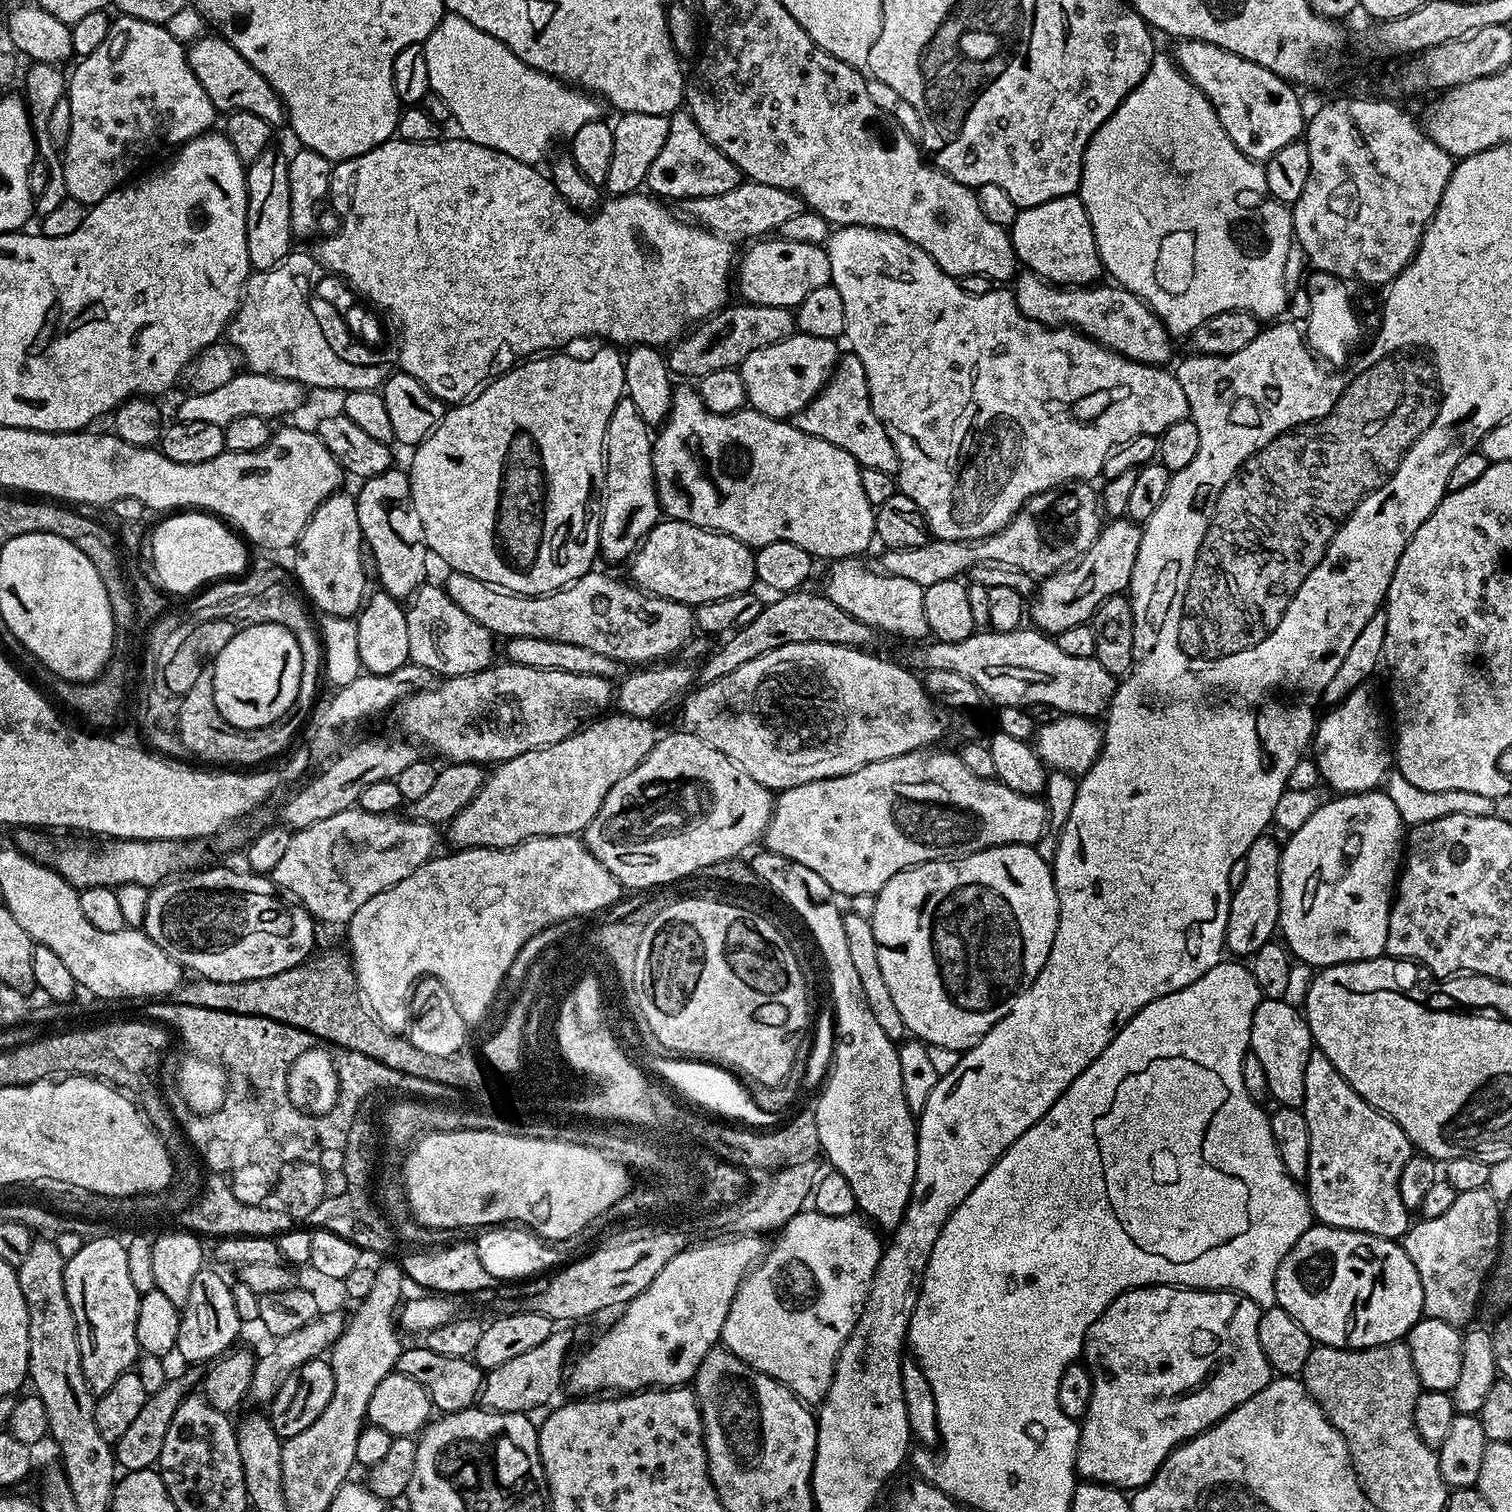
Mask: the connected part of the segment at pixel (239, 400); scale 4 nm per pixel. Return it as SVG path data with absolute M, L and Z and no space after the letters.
M245 371L237 373L223 386L218 386L218 390L188 394L188 397L177 406L175 419L179 422L214 422L214 426L222 429L245 414L274 420L276 416L294 411L301 404L304 395L306 395L304 386L294 380Z

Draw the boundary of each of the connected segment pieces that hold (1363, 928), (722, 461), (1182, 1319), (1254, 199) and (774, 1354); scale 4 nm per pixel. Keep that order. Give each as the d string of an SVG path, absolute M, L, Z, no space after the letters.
M1387 791L1336 794L1331 798L1325 804L1324 801L1317 803L1314 814L1283 841L1280 850L1278 932L1284 935L1283 943L1297 961L1316 964L1317 969L1385 955L1390 910L1406 855L1406 825Z
M677 387L672 393L672 409L668 417L660 425L652 441L652 465L654 466L654 482L656 483L656 497L665 517L681 520L699 528L709 528L712 532L721 532L727 536L738 538L753 549L766 546L770 542L794 542L794 546L802 546L813 558L825 556L828 562L846 560L859 557L859 552L867 550L876 540L876 509L870 502L866 502L866 494L862 491L862 474L860 463L846 450L826 442L822 438L814 438L796 428L795 423L775 420L761 412L741 410L730 414L714 414L706 410L695 387Z
M1154 1284L1147 1288L1131 1288L1123 1292L1105 1312L1096 1319L1092 1329L1088 1331L1086 1345L1086 1367L1092 1373L1092 1401L1088 1413L1082 1418L1080 1424L1080 1445L1076 1451L1076 1471L1085 1481L1098 1484L1111 1484L1121 1490L1135 1490L1143 1488L1155 1478L1156 1472L1164 1464L1175 1448L1194 1439L1199 1432L1213 1428L1215 1424L1231 1416L1241 1404L1257 1396L1270 1379L1268 1359L1258 1340L1258 1324L1261 1309L1253 1300L1246 1298L1241 1292L1227 1290L1201 1290L1199 1288L1182 1288L1171 1284Z
M1163 54L1157 55L1152 61L1150 70L1146 74L1146 78L1142 78L1142 82L1135 90L1133 90L1124 101L1118 106L1118 110L1110 117L1108 121L1097 130L1096 133L1090 138L1090 142L1084 151L1084 165L1082 166L1082 178L1080 179L1079 198L1086 206L1086 214L1090 218L1090 226L1094 230L1094 238L1098 246L1098 254L1100 255L1100 263L1103 271L1108 272L1113 276L1115 283L1119 287L1125 288L1127 292L1132 292L1147 304L1156 317L1164 324L1165 328L1172 333L1173 337L1180 338L1180 336L1187 337L1195 328L1202 326L1202 322L1206 322L1206 318L1214 318L1214 314L1222 314L1223 312L1249 312L1252 316L1256 317L1261 322L1272 322L1277 319L1276 316L1280 311L1287 309L1290 304L1290 291L1284 285L1284 267L1288 264L1288 255L1291 254L1292 248L1294 252L1294 233L1292 230L1292 213L1289 205L1281 204L1272 195L1269 195L1266 174L1263 167L1257 161L1250 159L1246 154L1242 154L1242 150L1238 150L1238 146L1234 146L1234 142L1230 138L1230 134L1226 134L1226 130L1222 126L1222 122L1218 122L1218 114L1212 109L1212 104L1205 98L1200 91L1194 87L1188 79L1185 78L1183 72L1176 67L1171 59L1168 60Z
M801 1210L795 1216L791 1216L787 1224L779 1229L778 1235L780 1237L773 1244L771 1241L770 1247L765 1251L764 1259L755 1265L745 1276L744 1281L740 1283L734 1302L730 1306L730 1314L726 1314L726 1322L722 1326L720 1339L723 1347L738 1358L742 1358L742 1362L746 1362L759 1372L770 1374L778 1382L785 1384L790 1391L796 1393L801 1400L805 1402L813 1402L812 1400L820 1402L823 1401L824 1395L828 1393L828 1387L832 1385L832 1375L836 1373L836 1360L840 1357L842 1346L850 1338L850 1334L864 1309L864 1303L874 1278L874 1270L880 1261L882 1240L876 1237L878 1235L877 1229L871 1223L861 1219L859 1215L827 1216L815 1210Z

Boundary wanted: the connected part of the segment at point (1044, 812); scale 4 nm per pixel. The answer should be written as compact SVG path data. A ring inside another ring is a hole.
M934 750L908 752L905 756L895 756L894 758L886 758L882 762L864 764L858 770L845 776L815 780L814 782L806 782L802 786L783 789L775 797L774 811L768 823L768 829L764 831L762 837L763 847L774 854L782 854L794 862L802 862L802 866L810 866L810 870L814 870L814 874L818 874L818 878L822 878L822 882L831 886L833 893L839 894L841 897L844 895L844 898L851 898L862 894L875 896L877 892L882 890L882 886L886 886L886 882L890 882L890 878L894 878L894 874L912 868L916 864L968 856L972 852L981 852L1003 844L1039 845L1040 835L1048 828L1048 809L1043 799L1018 794L1014 790L1010 790L1010 786L1000 783L997 779L979 780L977 776L970 774L970 770L966 770L966 766L962 766L959 755L952 753L951 756L948 752L930 751Z

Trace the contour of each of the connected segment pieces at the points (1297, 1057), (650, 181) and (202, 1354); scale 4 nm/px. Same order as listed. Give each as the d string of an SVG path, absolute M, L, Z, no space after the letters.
M1261 999L1250 1026L1250 1050L1266 1070L1269 1097L1285 1108L1303 1109L1306 1094L1306 1062L1314 1051L1312 1035L1301 1009L1287 999Z
M681 110L668 117L666 142L662 145L658 158L654 158L646 181L649 193L660 198L669 196L673 202L679 202L699 196L726 194L726 190L734 190L734 186L741 183L742 174L738 166L734 166L734 162L730 162L730 158L726 158L718 146L709 142L690 113Z
M201 1268L198 1278L194 1278L194 1286L190 1286L190 1298L184 1303L180 1313L178 1342L175 1347L180 1352L180 1360L189 1365L204 1366L224 1356L233 1347L231 1344L242 1328L238 1309L234 1307L232 1284L224 1281L218 1273L211 1272L210 1268Z

